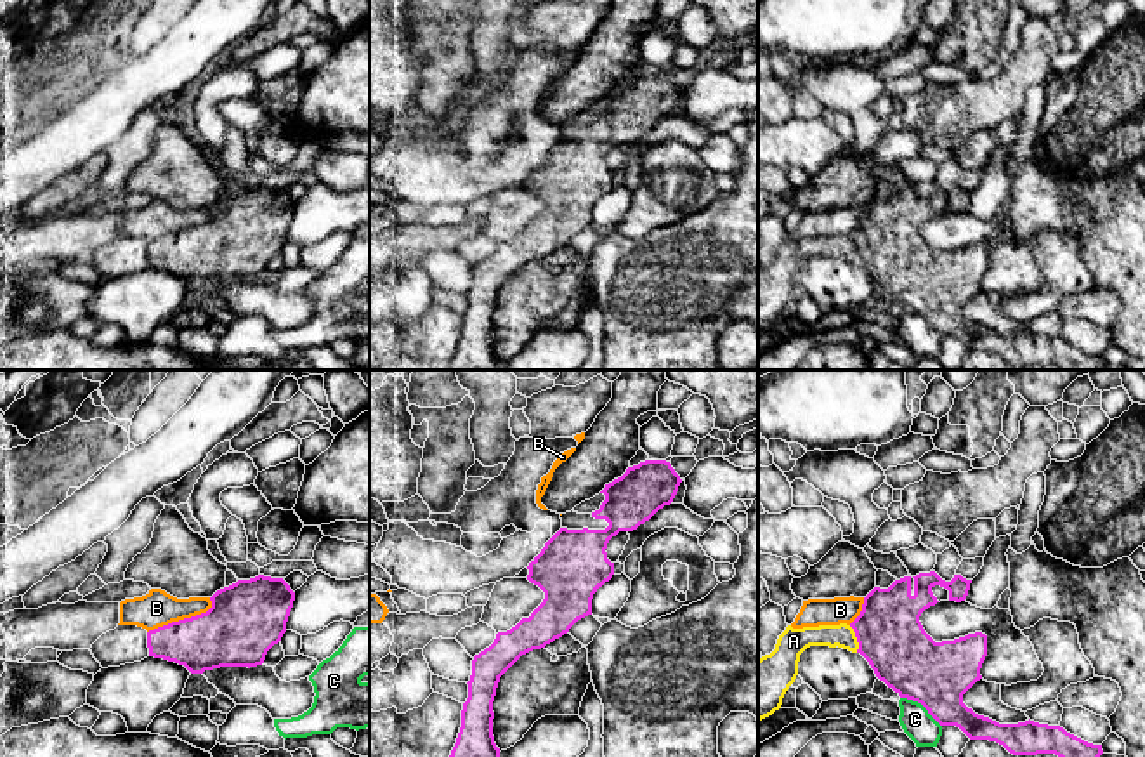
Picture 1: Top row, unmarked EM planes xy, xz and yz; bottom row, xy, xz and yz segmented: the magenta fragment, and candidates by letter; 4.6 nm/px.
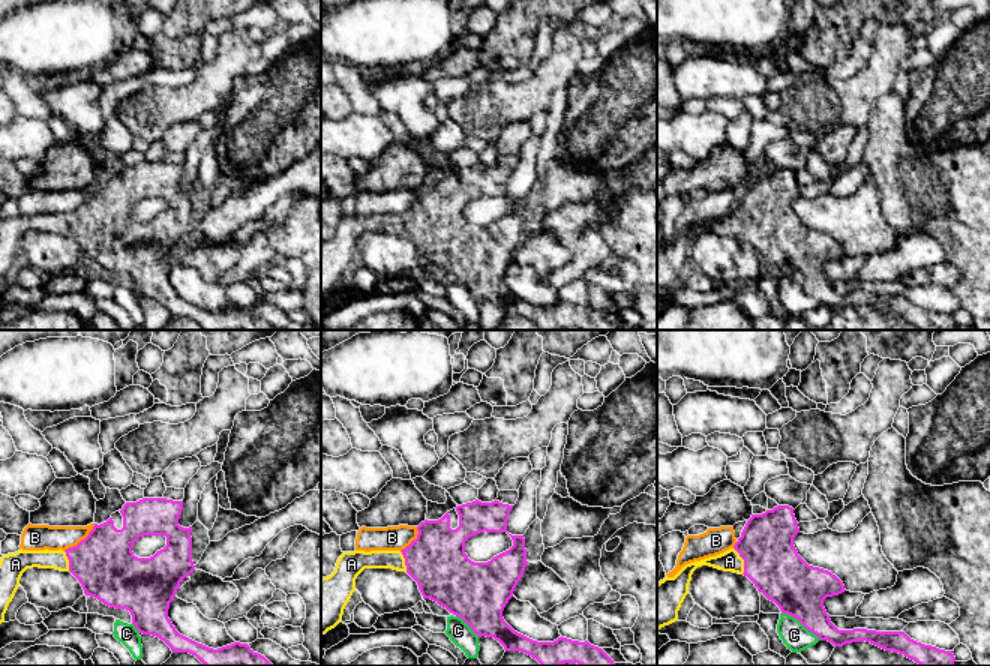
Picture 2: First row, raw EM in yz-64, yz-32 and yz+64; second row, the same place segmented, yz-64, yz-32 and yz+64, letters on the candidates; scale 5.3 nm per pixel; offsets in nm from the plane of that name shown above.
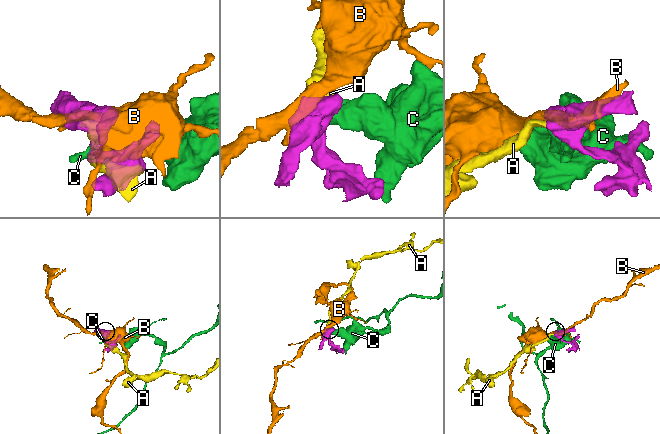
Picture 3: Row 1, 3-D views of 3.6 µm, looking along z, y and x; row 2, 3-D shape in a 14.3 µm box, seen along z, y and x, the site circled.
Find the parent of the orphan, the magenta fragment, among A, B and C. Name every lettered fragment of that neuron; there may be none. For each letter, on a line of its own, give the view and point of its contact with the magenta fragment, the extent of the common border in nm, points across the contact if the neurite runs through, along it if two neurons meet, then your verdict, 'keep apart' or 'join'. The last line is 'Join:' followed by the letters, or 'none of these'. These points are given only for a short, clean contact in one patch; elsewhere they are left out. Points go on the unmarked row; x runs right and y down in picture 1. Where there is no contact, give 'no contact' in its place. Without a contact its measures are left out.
A: meets magenta in yz at (857, 250); contact 130 nm long; runs through yz (890, 247), (857, 250), (842, 247); join
B: meets magenta in xy at (184, 230); contact 340 nm long; keep apart
C: meets magenta in yz at (922, 315); contact 240 nm long; keep apart
Join: A

